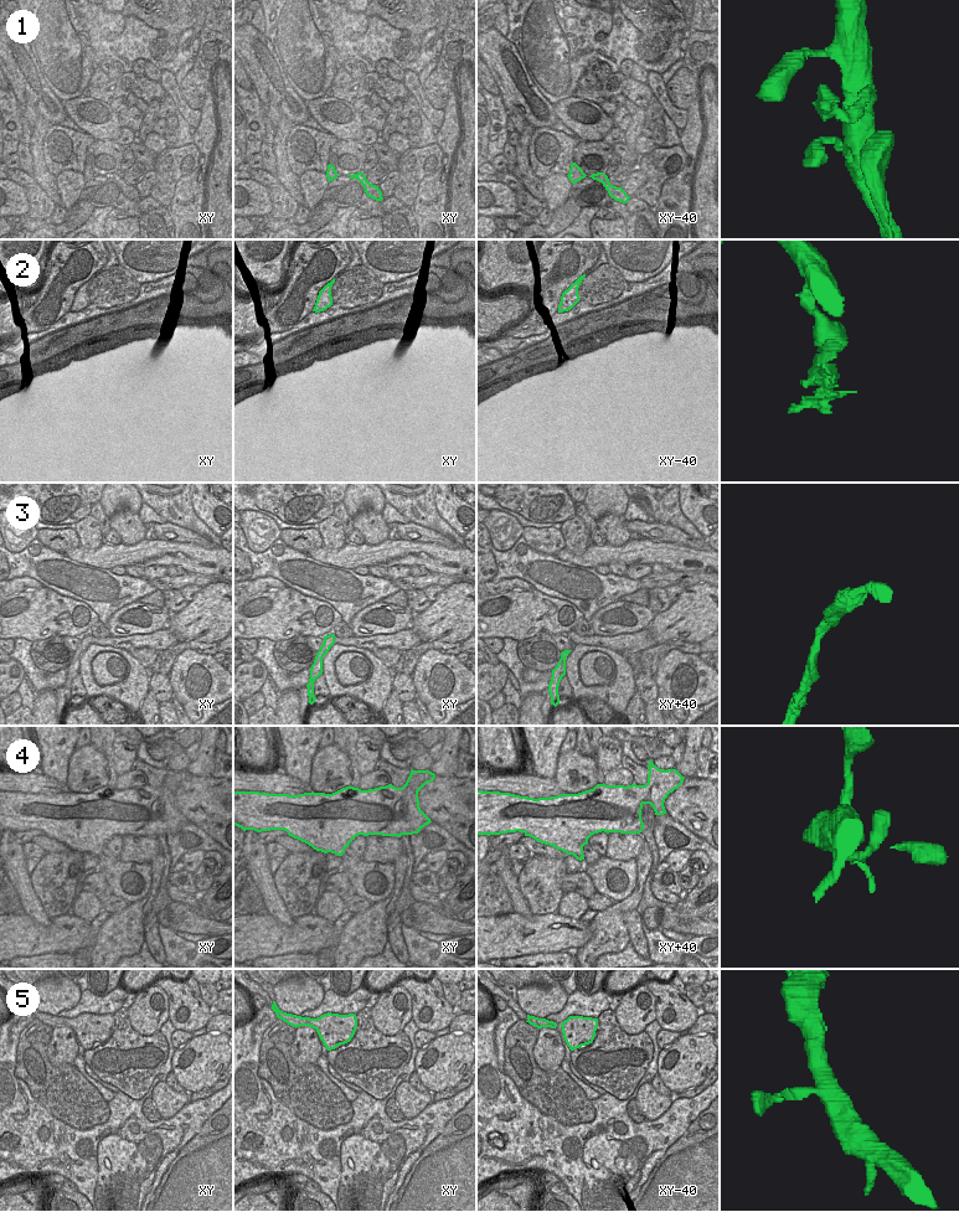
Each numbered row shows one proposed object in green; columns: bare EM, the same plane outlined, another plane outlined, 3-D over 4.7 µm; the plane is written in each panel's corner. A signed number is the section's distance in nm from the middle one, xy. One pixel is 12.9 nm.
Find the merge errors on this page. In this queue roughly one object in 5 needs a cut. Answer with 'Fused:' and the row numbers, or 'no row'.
Fused: 2, 4

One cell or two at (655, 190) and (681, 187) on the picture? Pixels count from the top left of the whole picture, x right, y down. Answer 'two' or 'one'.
two

